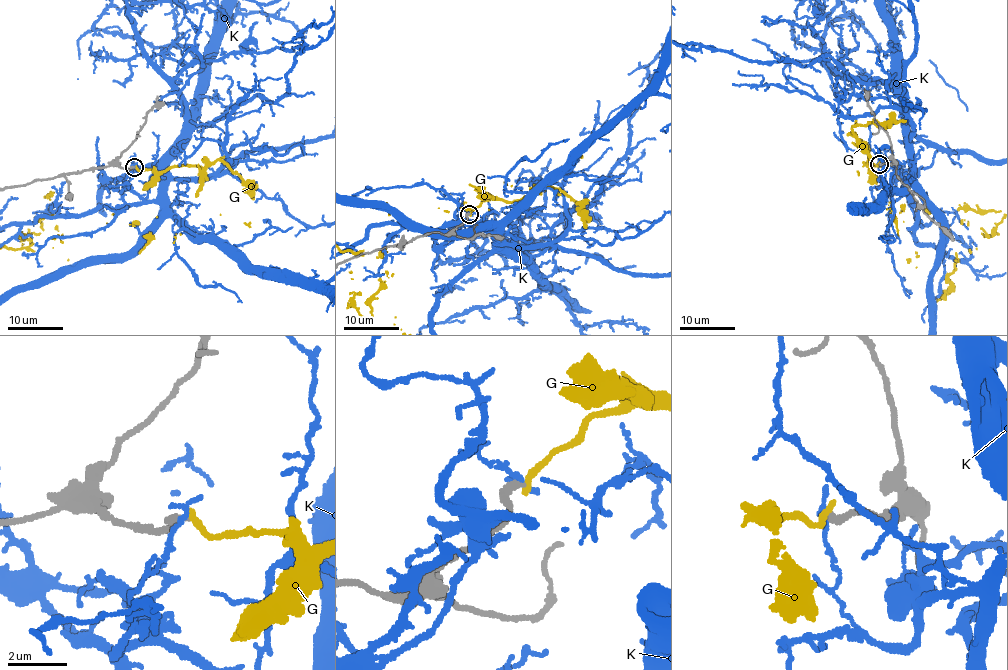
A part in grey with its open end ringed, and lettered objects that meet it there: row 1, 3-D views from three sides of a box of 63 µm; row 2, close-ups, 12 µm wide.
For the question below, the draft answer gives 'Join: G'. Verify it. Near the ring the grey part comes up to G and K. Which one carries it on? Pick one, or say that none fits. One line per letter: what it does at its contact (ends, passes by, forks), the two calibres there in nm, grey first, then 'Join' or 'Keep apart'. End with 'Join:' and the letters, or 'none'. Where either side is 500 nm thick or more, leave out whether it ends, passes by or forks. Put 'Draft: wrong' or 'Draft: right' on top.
Draft: wrong
G: It ends there. Thickness 240 nm (grey) against 240 nm. Keep apart
K: It ends there. Thickness 240 nm (grey) against 220 nm. Keep apart
Join: none

